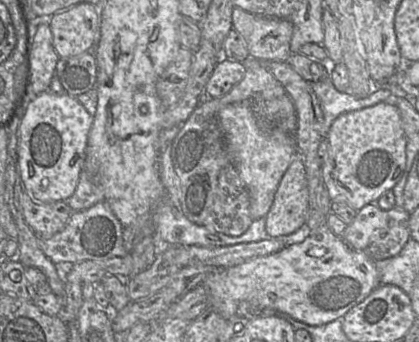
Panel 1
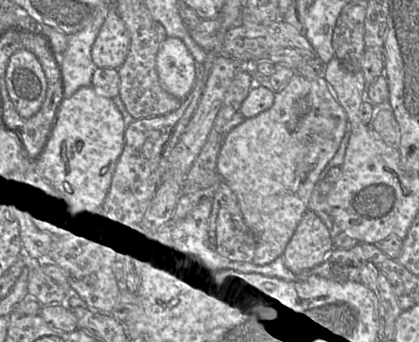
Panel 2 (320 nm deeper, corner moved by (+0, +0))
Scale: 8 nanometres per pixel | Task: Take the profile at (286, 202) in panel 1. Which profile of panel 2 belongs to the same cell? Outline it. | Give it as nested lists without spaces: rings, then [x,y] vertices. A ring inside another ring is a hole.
[[[307,209],[281,257],[288,270],[300,275],[320,265],[333,249],[326,226],[314,211]]]

